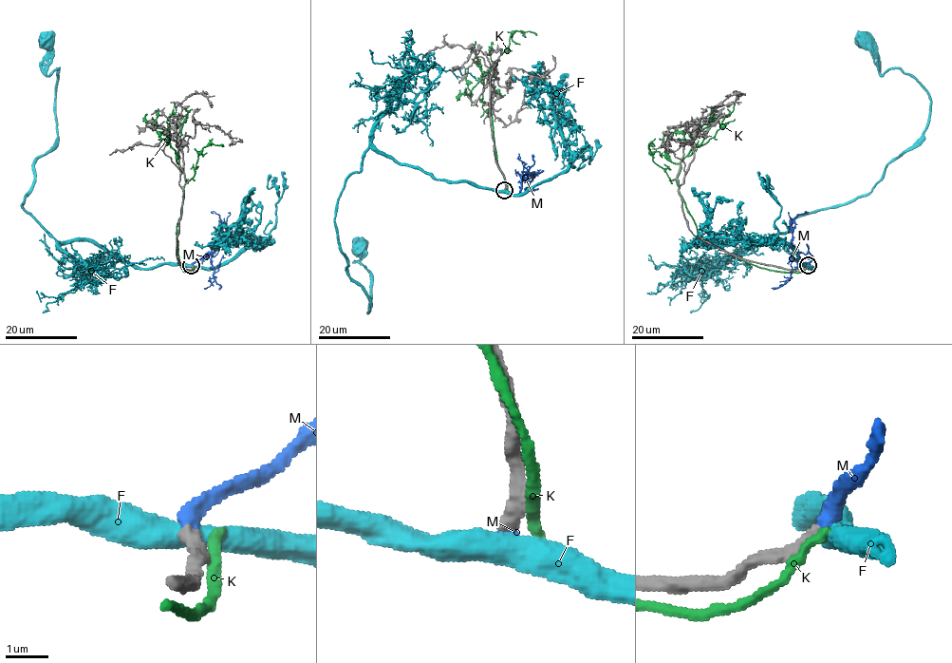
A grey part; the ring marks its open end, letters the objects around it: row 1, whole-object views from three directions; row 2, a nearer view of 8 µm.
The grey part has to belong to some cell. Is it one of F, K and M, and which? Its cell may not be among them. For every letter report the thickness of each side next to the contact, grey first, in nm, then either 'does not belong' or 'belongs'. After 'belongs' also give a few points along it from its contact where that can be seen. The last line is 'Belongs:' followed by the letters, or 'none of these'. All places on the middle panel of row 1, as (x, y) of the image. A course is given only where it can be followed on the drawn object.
F: 360 nm thick on the grey side, 500 nm on the other; does not belong
K: 440 nm thick on the grey side, 320 nm on the other; does not belong
M: 360 nm thick on the grey side, 360 nm on the other; belongs; it runs (505, 190), (516, 195), (524, 177), (535, 173), (526, 189)
Belongs: M

